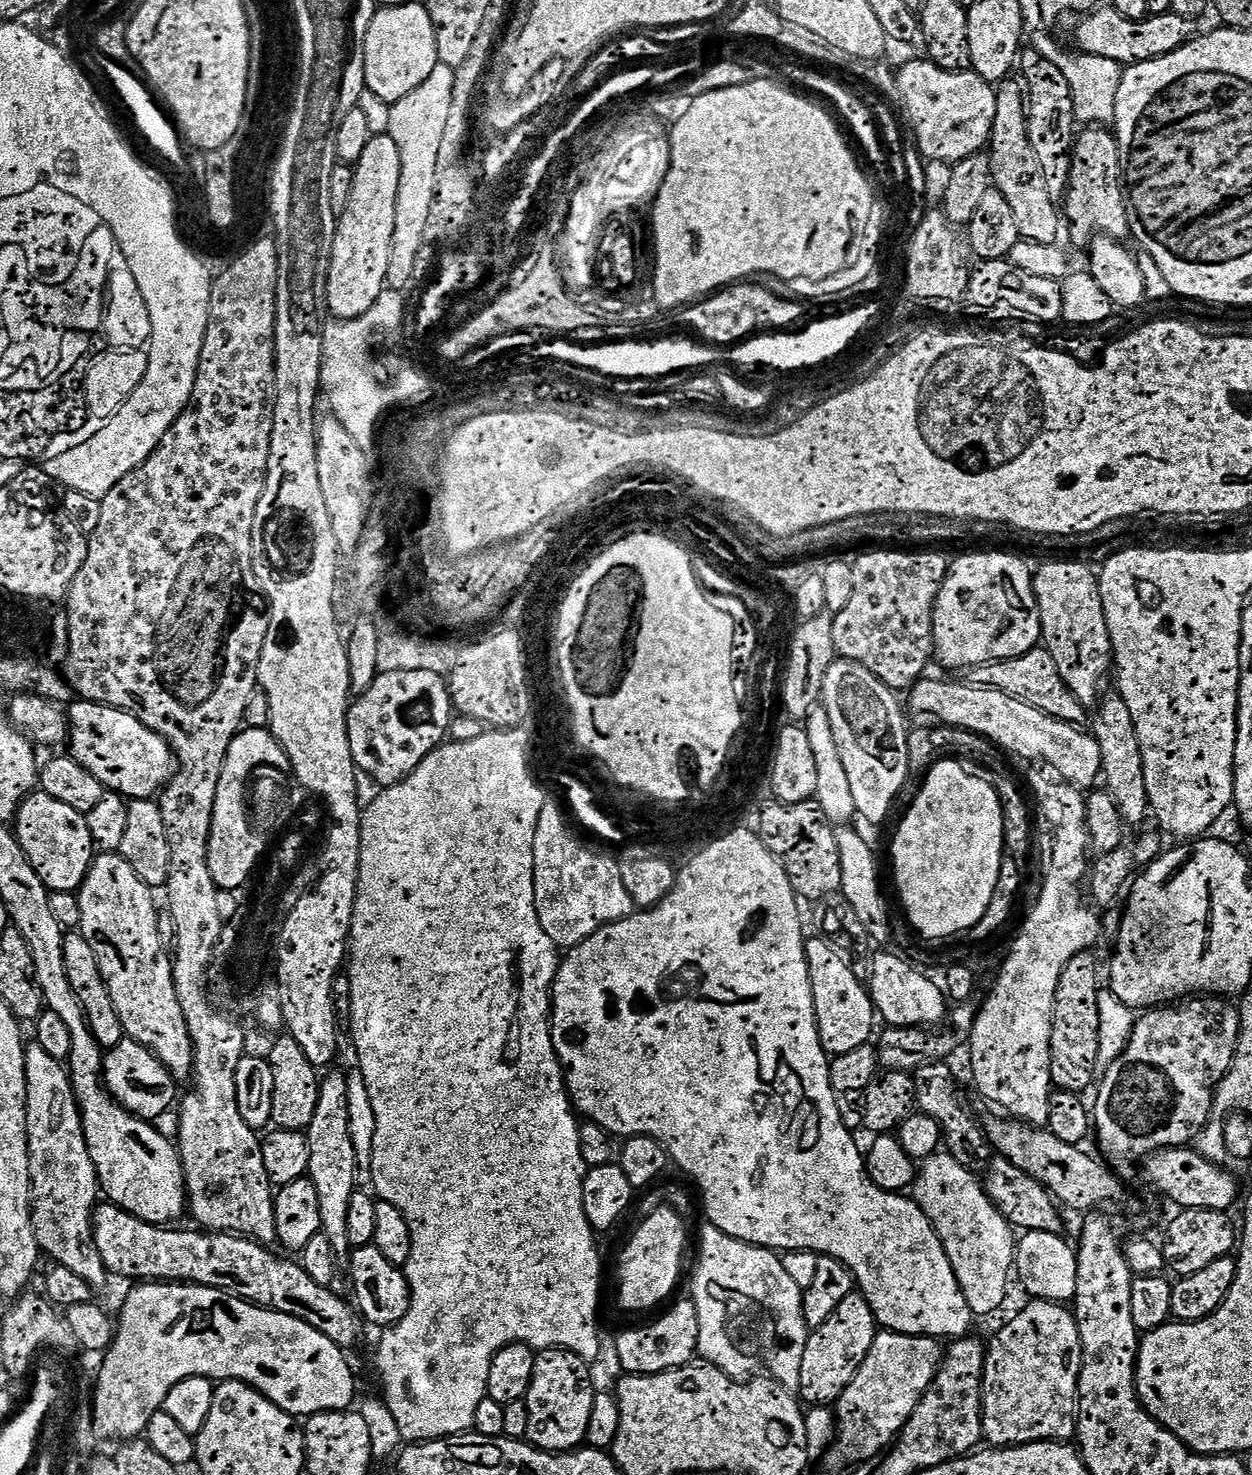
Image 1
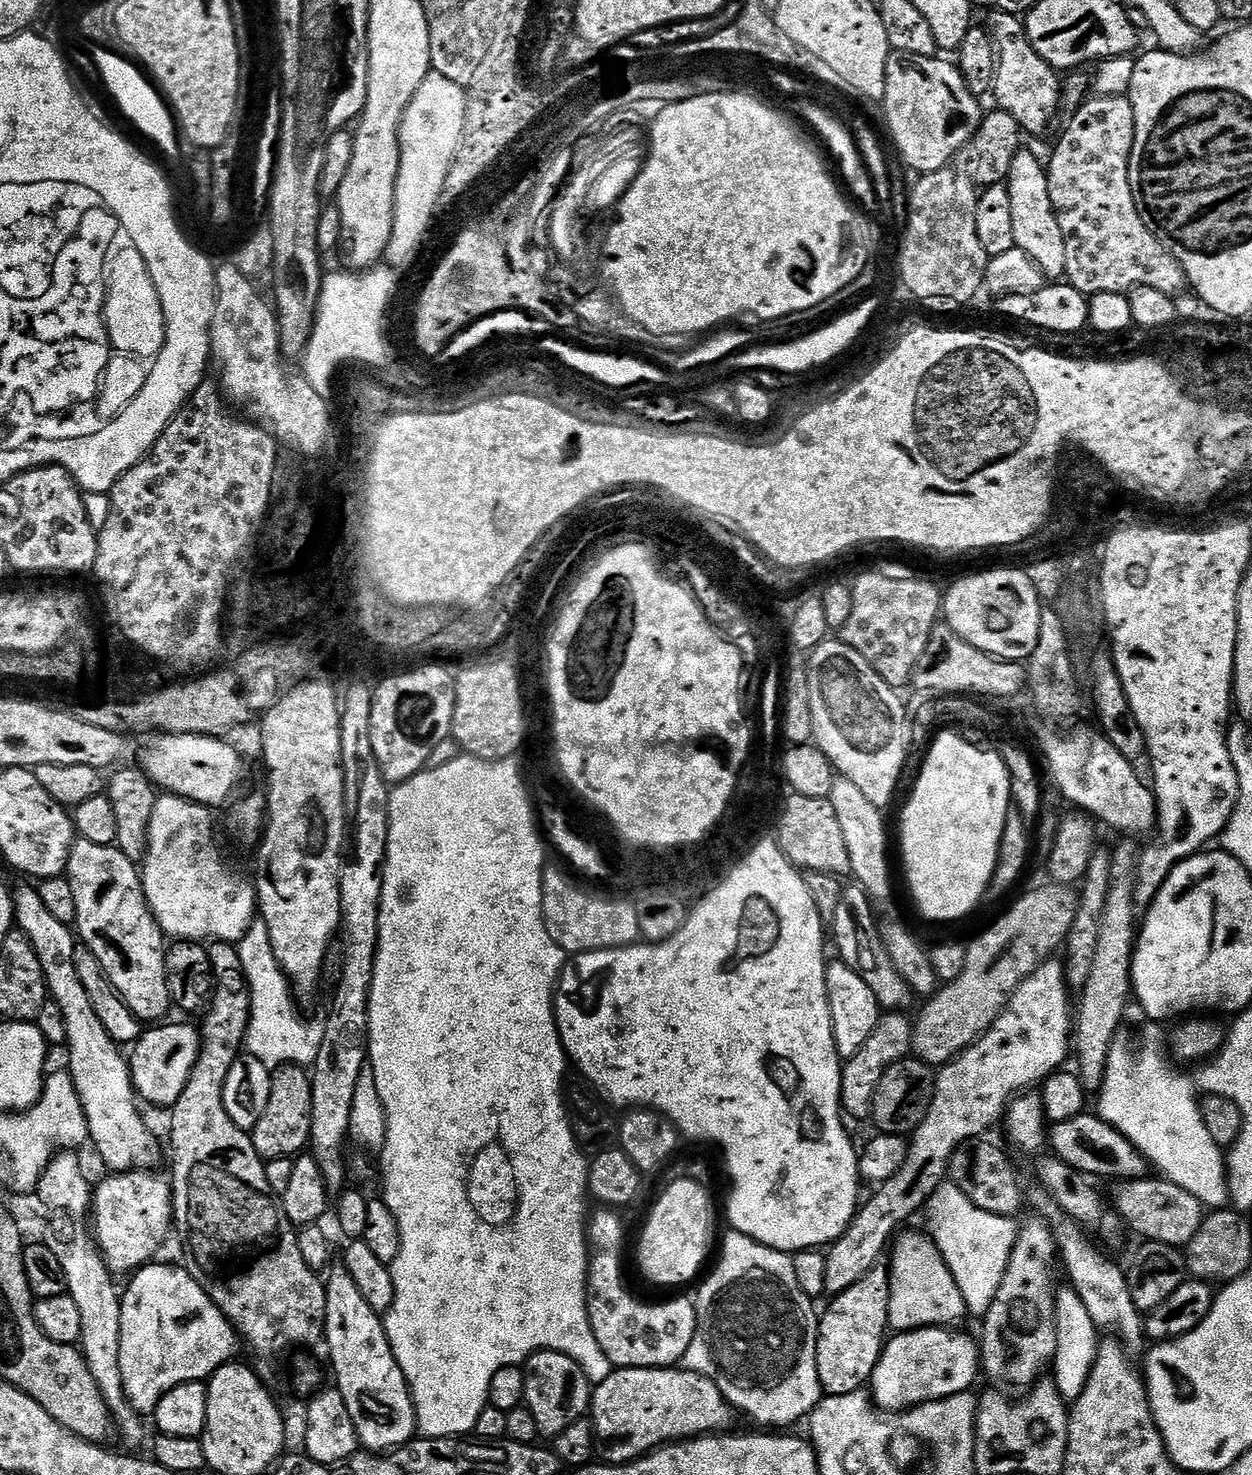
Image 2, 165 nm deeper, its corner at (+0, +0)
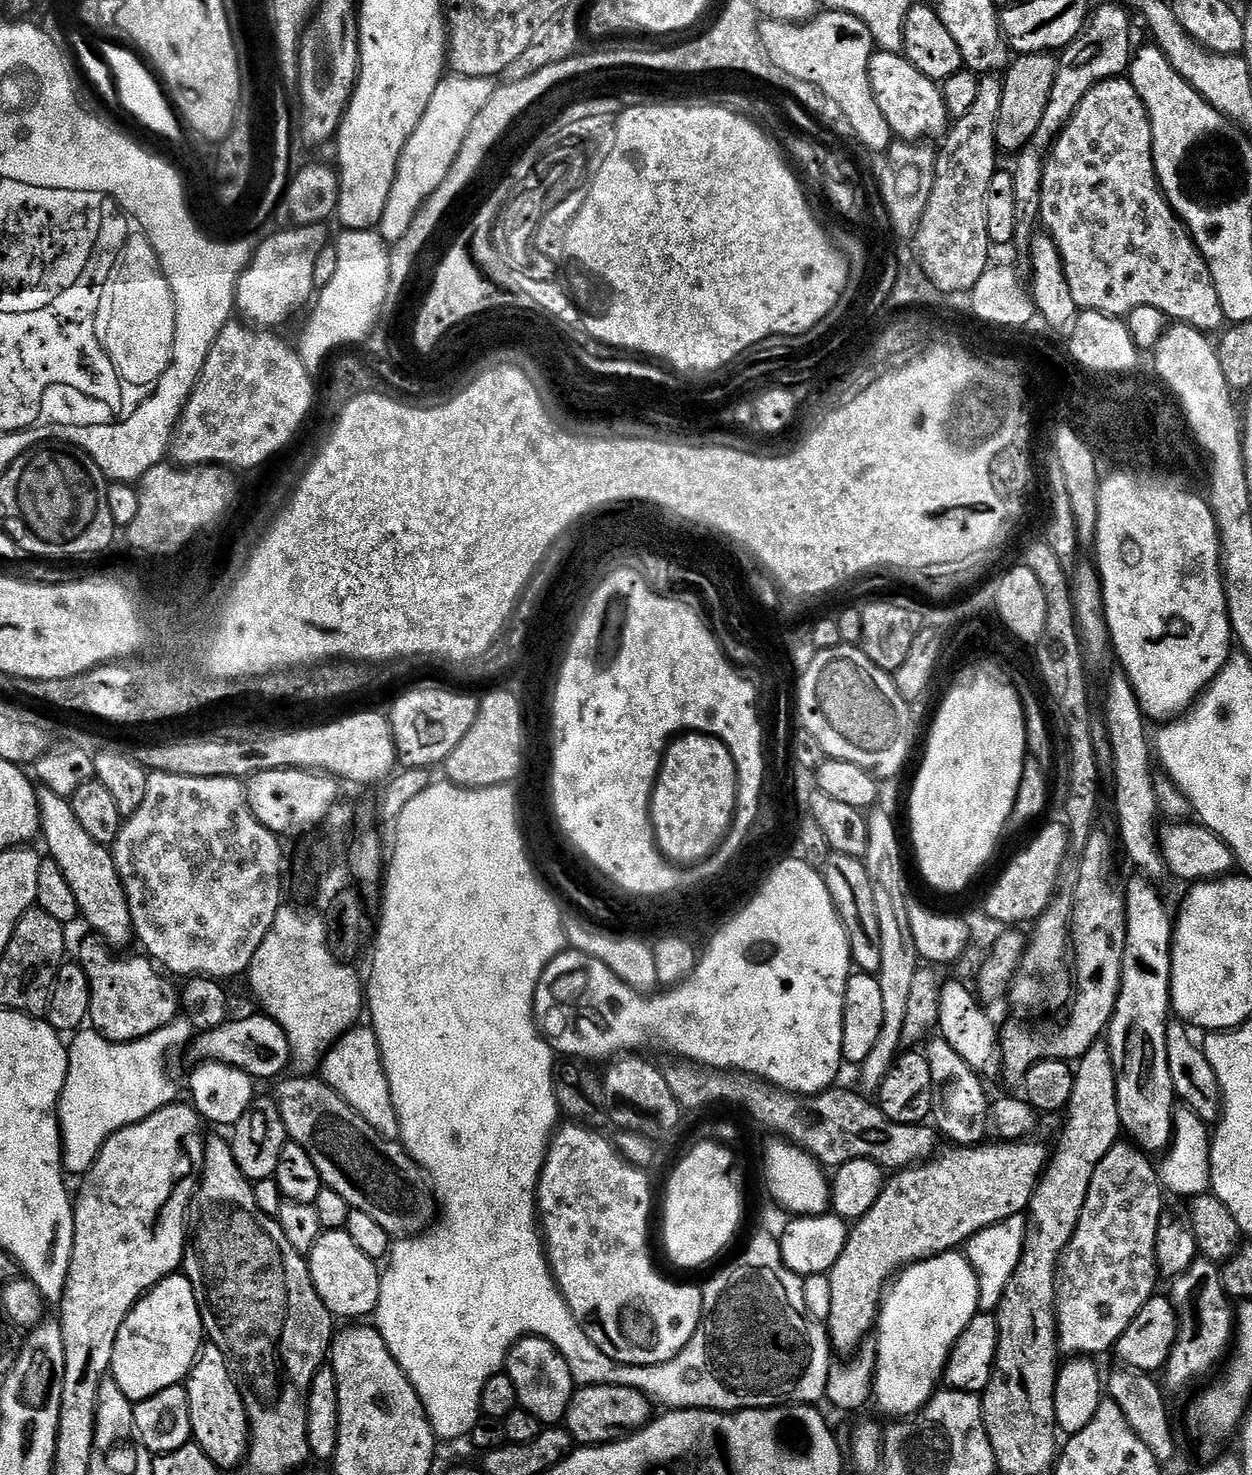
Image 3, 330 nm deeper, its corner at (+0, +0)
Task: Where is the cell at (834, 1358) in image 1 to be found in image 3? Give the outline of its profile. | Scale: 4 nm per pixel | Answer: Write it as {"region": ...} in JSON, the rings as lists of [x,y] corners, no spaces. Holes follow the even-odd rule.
{"region":[[[1029,1138],[1026,1140],[1013,1140],[1011,1142],[995,1142],[996,1144],[981,1143],[979,1146],[948,1146],[948,1149],[941,1151],[939,1155],[930,1160],[917,1162],[910,1168],[897,1171],[896,1176],[885,1183],[882,1194],[878,1198],[878,1202],[874,1202],[874,1206],[870,1206],[870,1210],[861,1220],[855,1221],[851,1225],[848,1241],[842,1250],[842,1254],[838,1258],[838,1262],[834,1262],[832,1271],[827,1273],[830,1282],[830,1314],[826,1321],[828,1329],[828,1338],[832,1341],[833,1349],[837,1353],[852,1352],[855,1353],[862,1341],[875,1329],[876,1317],[880,1314],[880,1302],[884,1298],[885,1291],[890,1281],[901,1270],[908,1267],[909,1264],[916,1264],[919,1260],[929,1260],[932,1256],[940,1256],[944,1252],[951,1252],[959,1249],[961,1246],[967,1245],[968,1239],[974,1234],[978,1234],[983,1228],[989,1228],[995,1224],[1002,1223],[1003,1220],[1009,1220],[1012,1216],[1019,1216],[1027,1209],[1029,1201],[1032,1200],[1036,1187],[1040,1185],[1040,1178],[1044,1174],[1044,1169],[1048,1167],[1050,1159],[1050,1148],[1040,1141],[1040,1138]]]}

